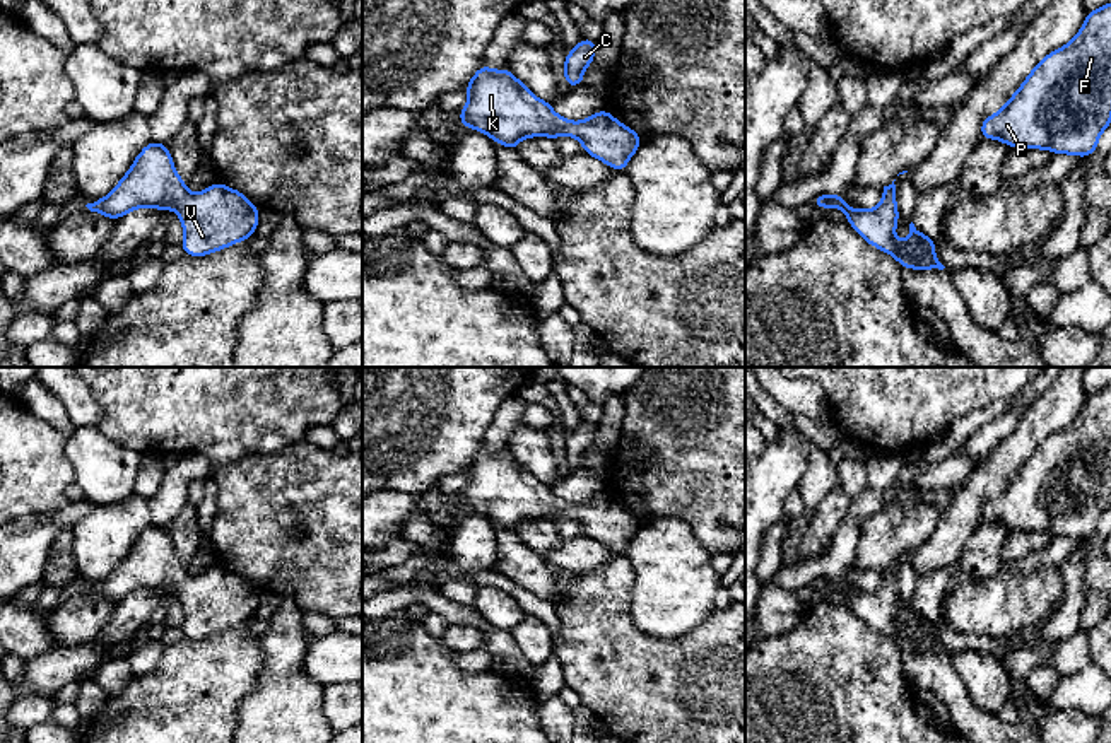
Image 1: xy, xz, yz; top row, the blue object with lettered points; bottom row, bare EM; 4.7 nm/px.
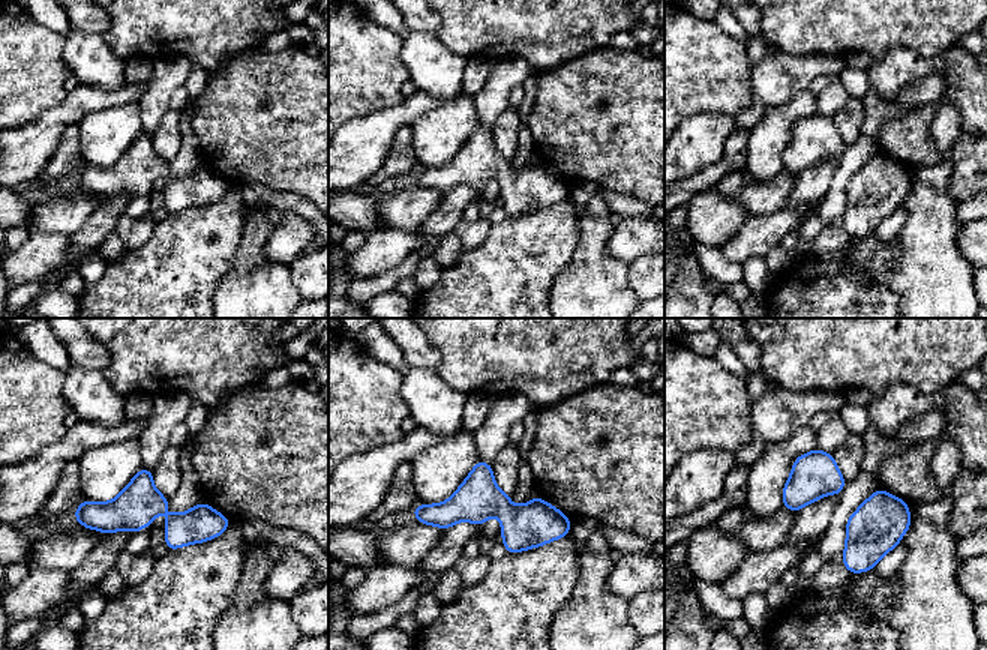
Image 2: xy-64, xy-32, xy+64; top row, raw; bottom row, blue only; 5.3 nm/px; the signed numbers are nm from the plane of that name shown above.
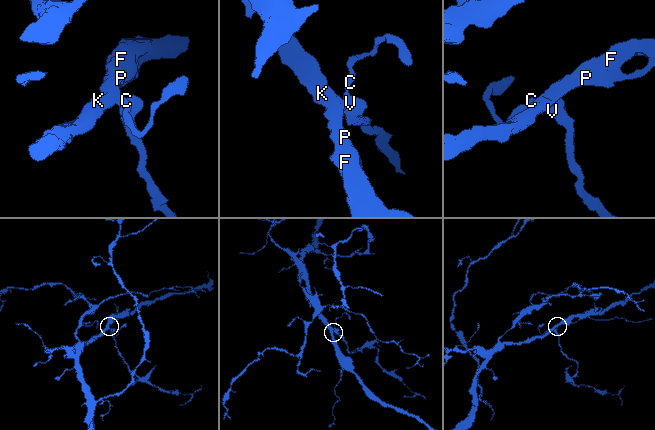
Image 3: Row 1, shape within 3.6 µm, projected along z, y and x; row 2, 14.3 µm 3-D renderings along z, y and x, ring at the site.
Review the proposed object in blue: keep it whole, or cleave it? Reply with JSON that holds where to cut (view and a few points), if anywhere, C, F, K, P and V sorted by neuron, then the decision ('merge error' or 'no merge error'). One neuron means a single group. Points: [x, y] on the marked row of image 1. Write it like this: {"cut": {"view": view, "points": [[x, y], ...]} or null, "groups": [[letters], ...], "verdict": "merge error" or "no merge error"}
{"cut": null, "groups": [["C", "F", "K", "P", "V"]], "verdict": "no merge error"}

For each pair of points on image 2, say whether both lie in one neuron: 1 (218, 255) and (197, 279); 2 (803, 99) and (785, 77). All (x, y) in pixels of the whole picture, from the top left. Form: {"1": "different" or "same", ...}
{"1": "same", "2": "different"}

